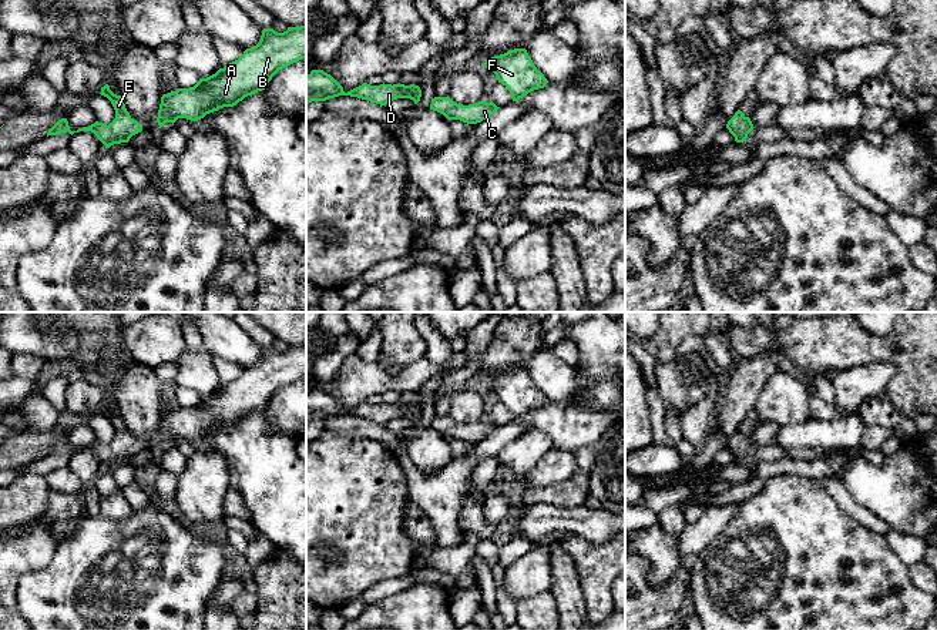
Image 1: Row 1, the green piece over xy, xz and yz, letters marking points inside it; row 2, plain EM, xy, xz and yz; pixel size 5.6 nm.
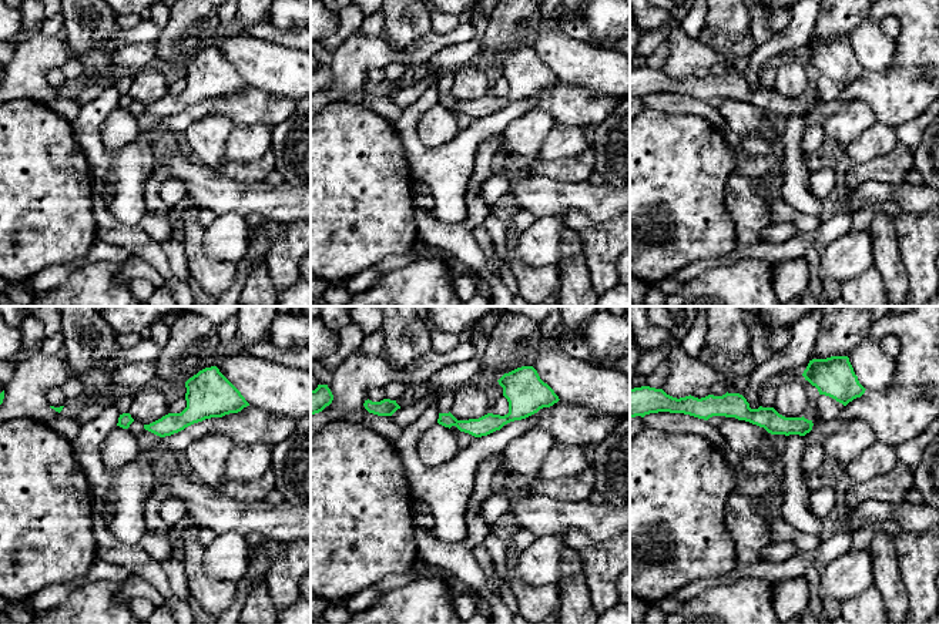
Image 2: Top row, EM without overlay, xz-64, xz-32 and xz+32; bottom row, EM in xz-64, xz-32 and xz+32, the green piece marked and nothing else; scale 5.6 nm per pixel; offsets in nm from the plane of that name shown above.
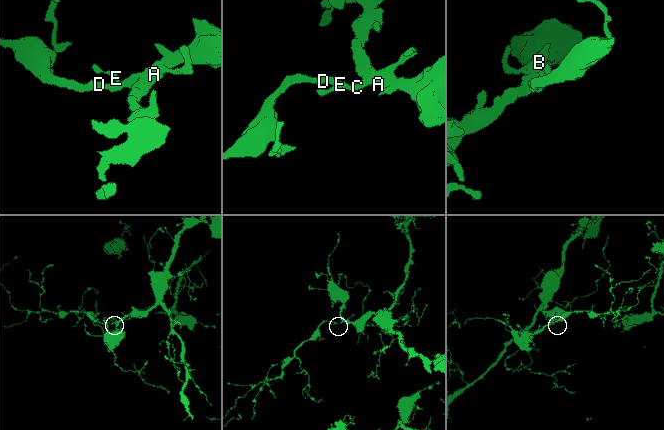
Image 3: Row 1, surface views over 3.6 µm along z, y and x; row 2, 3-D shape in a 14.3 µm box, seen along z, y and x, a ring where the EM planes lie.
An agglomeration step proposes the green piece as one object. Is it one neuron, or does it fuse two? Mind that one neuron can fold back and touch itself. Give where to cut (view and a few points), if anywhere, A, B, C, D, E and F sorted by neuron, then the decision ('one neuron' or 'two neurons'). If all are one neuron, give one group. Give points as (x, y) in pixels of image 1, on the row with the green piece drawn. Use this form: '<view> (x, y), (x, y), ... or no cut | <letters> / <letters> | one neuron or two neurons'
no cut | A B C D E F | one neuron

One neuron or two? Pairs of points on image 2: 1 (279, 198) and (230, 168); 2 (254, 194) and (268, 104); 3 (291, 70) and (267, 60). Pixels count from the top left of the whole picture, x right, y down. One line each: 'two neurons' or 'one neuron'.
1: two neurons
2: two neurons
3: one neuron

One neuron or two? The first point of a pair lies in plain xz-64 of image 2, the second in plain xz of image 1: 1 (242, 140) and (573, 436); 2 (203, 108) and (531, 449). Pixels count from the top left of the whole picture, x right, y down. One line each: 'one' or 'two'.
1: two
2: two

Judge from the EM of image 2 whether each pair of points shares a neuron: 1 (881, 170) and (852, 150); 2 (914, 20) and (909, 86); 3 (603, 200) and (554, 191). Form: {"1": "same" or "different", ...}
{"1": "different", "2": "same", "3": "same"}

